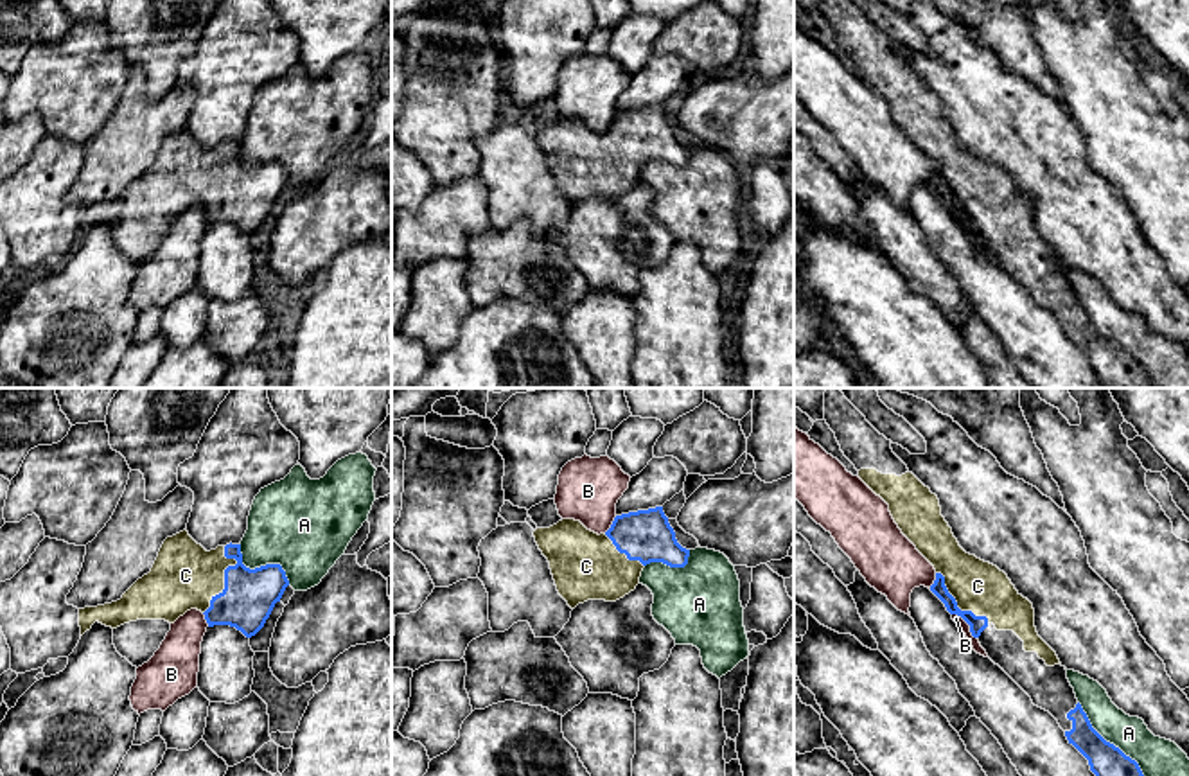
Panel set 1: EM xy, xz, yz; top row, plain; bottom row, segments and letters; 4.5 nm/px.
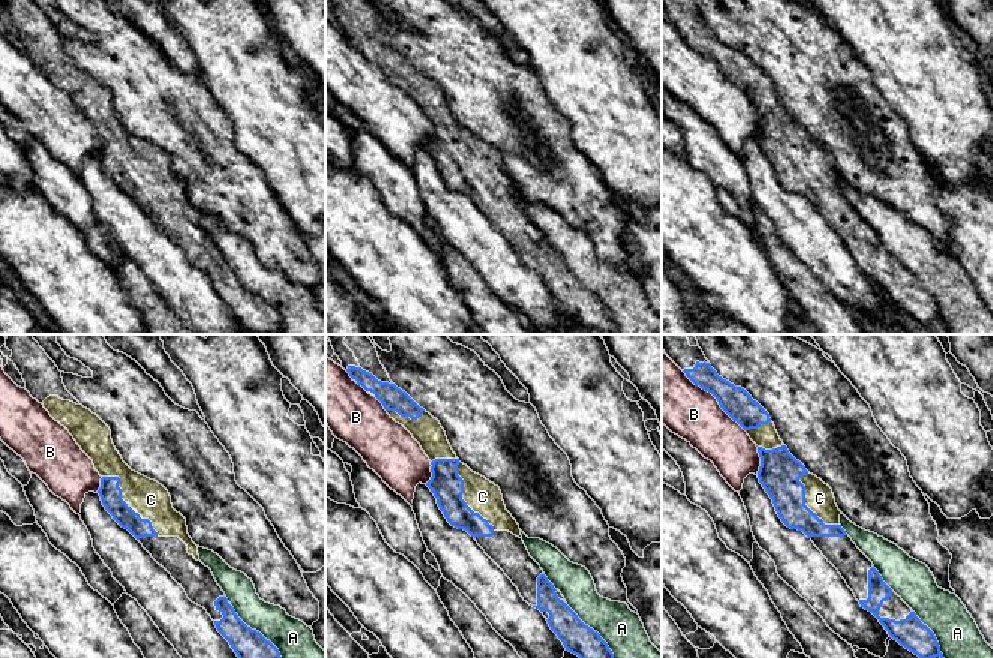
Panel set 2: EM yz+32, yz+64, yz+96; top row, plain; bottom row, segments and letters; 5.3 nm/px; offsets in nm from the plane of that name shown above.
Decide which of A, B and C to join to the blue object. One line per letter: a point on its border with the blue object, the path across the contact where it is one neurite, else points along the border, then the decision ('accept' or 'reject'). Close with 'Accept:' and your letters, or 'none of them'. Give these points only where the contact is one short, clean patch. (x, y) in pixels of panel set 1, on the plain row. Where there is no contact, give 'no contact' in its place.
A: yz (1114, 343) | reject
B: yz (967, 220) | reject
C: xy (225, 173) | accept
Accept: C

